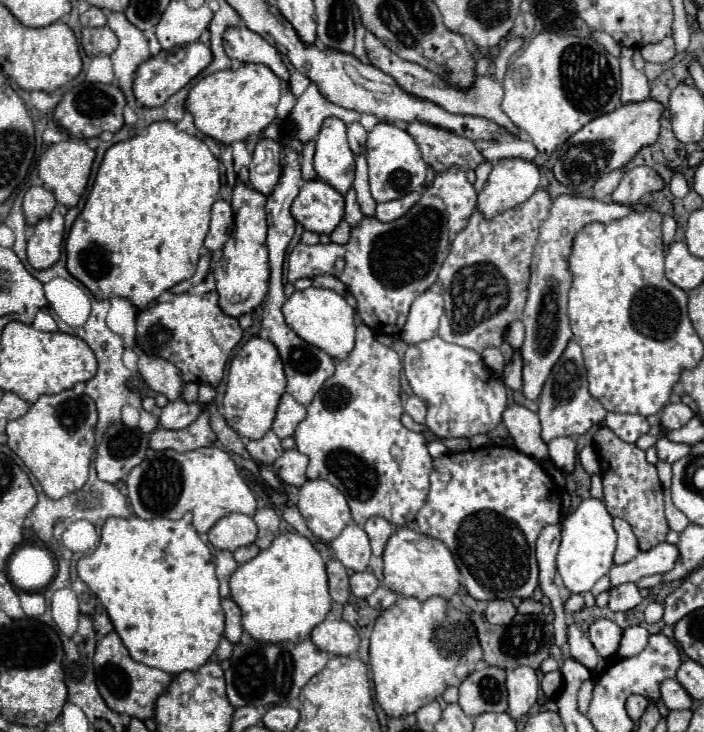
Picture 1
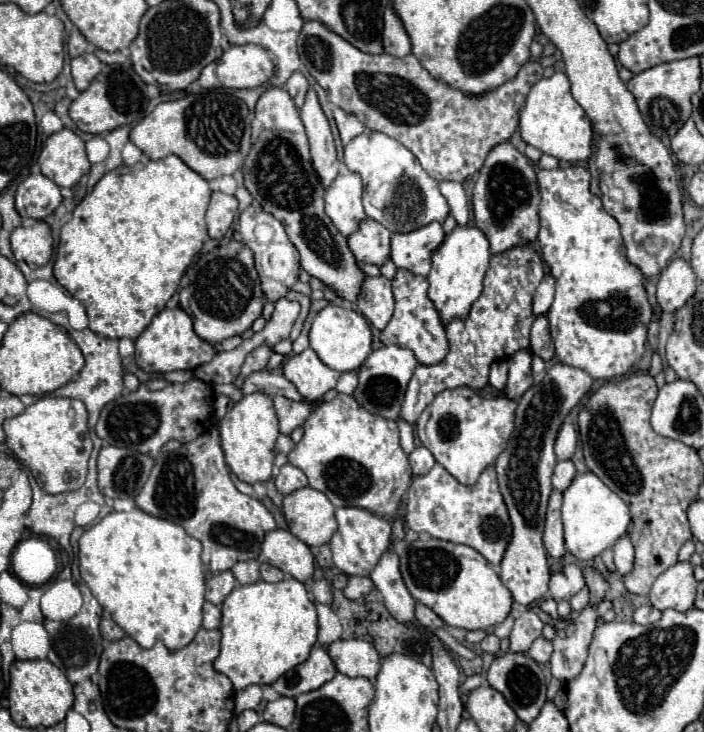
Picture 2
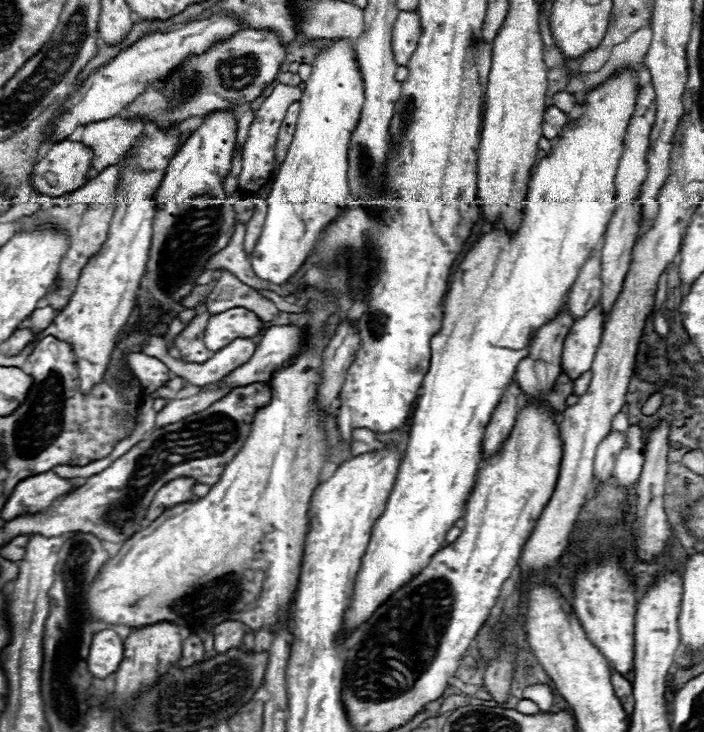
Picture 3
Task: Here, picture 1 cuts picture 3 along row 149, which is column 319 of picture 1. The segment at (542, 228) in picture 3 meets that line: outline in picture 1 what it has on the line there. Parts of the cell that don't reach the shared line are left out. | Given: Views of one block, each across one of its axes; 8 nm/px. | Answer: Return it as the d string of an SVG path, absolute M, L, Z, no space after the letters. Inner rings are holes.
M298 532L278 534L270 548L262 550L254 560L236 568L230 578L232 600L242 610L242 628L258 642L292 642L298 644L310 638L314 626L318 626L330 612L332 598L328 594L328 580L324 560L318 550Z

